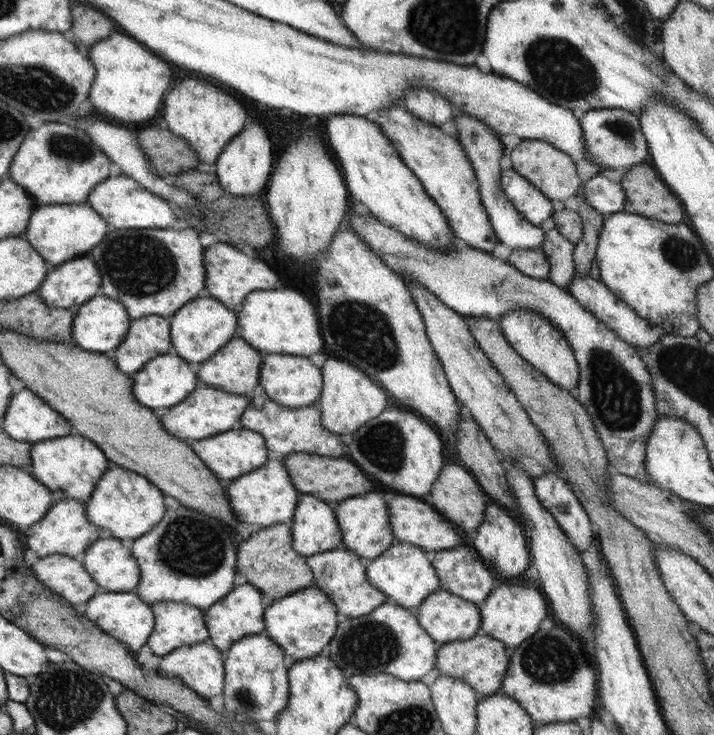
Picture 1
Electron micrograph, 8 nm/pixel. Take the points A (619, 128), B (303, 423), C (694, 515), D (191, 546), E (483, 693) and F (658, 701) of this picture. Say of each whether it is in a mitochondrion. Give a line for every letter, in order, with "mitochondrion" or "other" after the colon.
A: mitochondrion
B: other
C: other
D: mitochondrion
E: other
F: other

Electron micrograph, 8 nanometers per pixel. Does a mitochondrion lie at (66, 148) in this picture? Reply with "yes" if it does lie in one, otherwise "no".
yes

